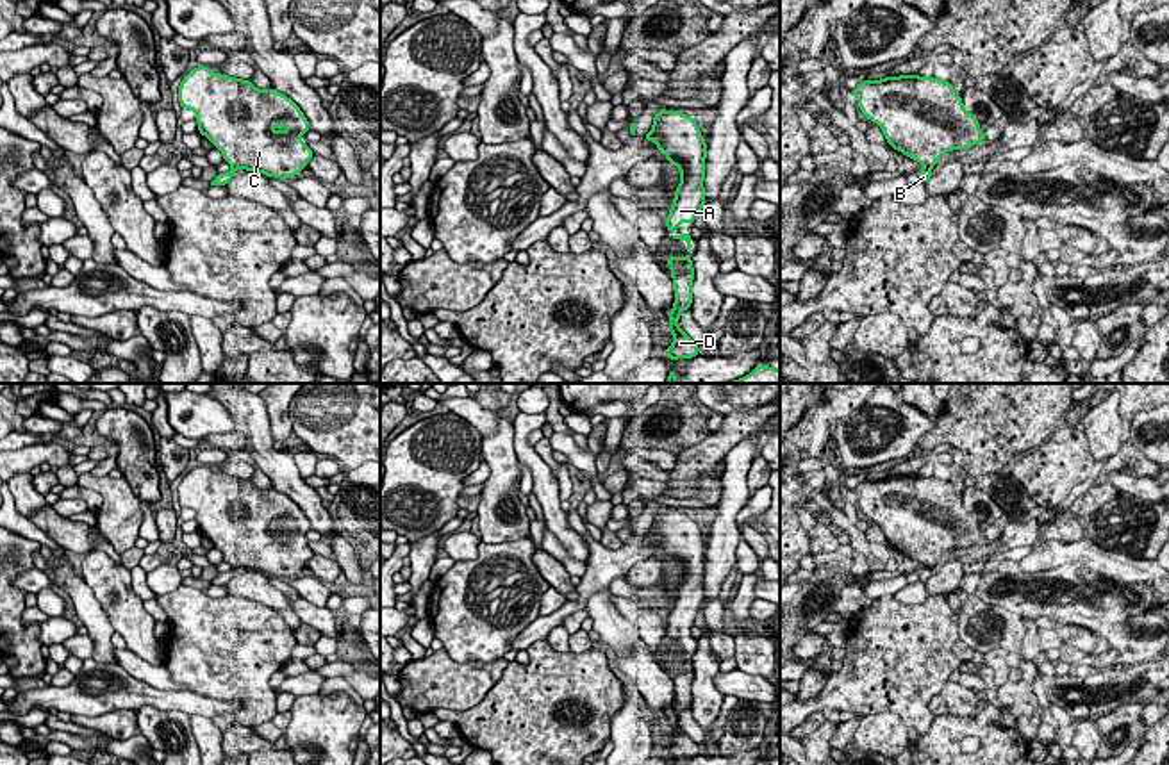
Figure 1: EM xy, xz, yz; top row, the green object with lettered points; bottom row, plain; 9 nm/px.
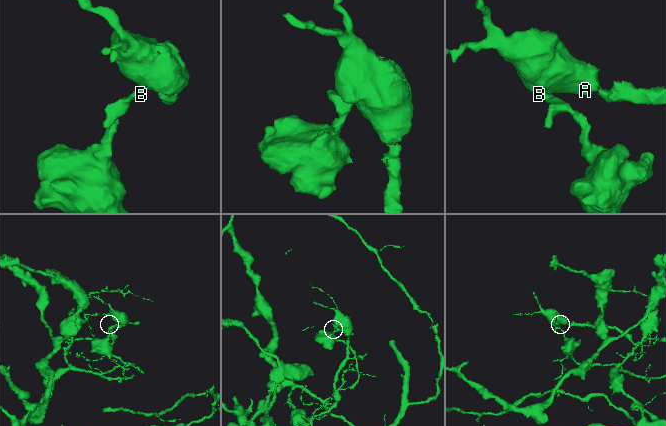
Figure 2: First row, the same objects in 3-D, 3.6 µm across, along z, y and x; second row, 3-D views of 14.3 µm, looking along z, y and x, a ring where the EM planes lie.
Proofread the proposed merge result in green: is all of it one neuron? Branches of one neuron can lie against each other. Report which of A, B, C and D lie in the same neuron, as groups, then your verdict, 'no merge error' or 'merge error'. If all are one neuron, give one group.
groups A C D / B; merge error

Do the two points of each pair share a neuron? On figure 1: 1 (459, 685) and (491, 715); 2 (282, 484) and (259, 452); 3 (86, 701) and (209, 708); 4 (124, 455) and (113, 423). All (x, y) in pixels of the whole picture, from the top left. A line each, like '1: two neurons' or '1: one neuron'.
1: two neurons
2: one neuron
3: one neuron
4: one neuron

